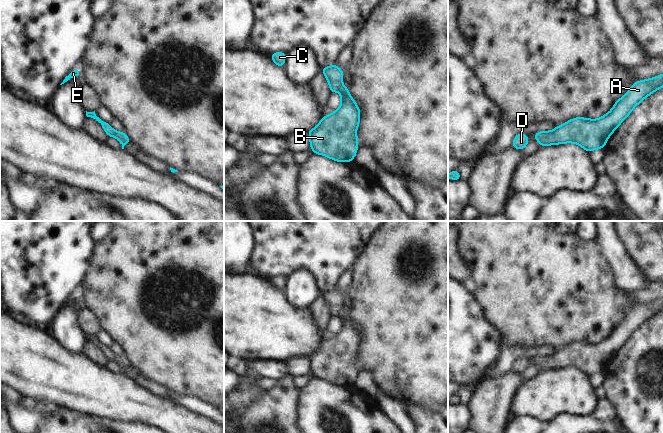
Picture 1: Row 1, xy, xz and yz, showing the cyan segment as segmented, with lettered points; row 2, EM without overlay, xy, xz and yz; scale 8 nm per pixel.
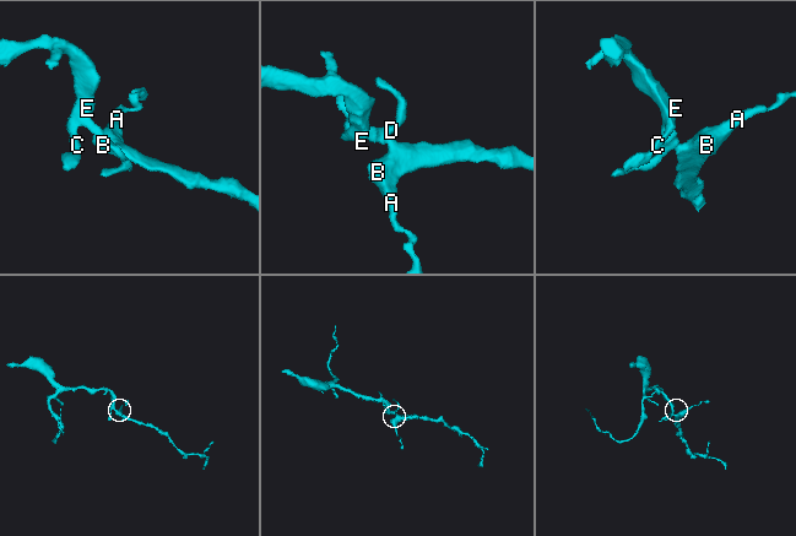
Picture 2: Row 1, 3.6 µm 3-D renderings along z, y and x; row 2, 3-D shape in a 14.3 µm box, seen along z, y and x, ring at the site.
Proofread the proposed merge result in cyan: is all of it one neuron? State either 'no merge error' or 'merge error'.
no merge error

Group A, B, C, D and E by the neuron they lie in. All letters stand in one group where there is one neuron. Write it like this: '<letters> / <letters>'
A B C D E

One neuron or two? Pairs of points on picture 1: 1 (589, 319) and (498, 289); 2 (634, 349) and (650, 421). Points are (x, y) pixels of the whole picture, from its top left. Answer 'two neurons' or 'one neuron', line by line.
1: one neuron
2: one neuron

